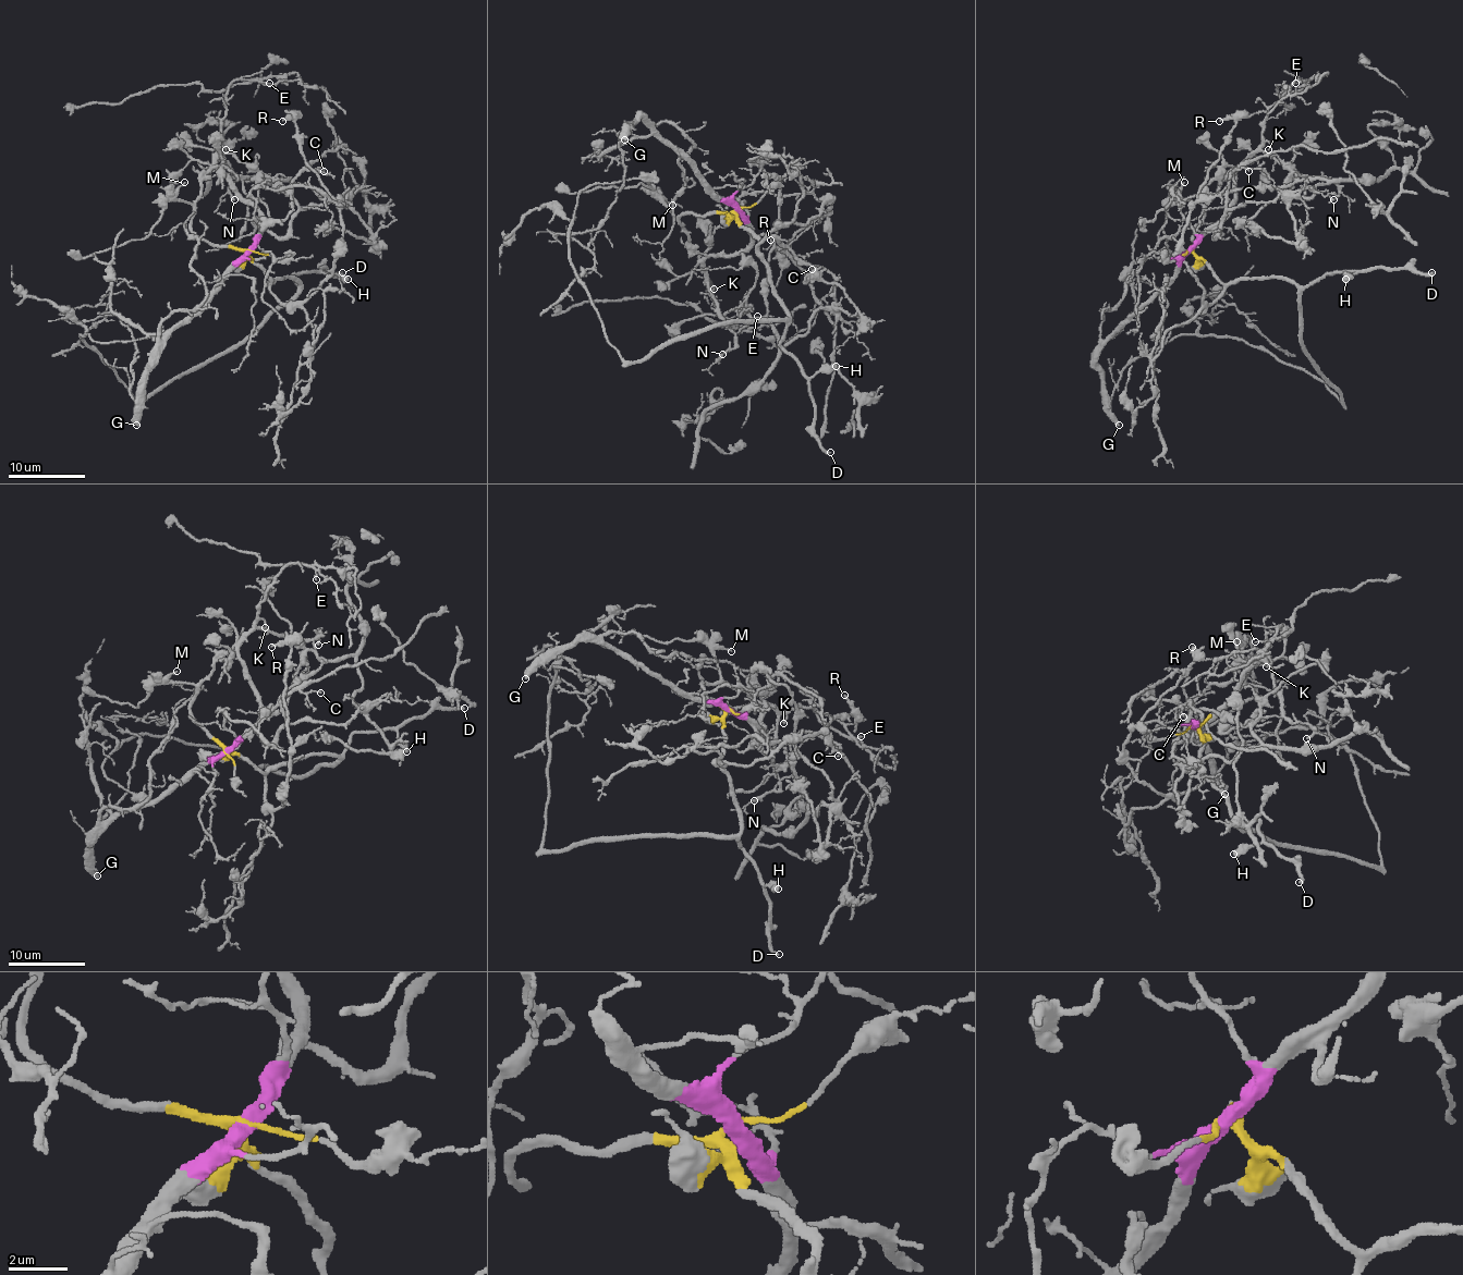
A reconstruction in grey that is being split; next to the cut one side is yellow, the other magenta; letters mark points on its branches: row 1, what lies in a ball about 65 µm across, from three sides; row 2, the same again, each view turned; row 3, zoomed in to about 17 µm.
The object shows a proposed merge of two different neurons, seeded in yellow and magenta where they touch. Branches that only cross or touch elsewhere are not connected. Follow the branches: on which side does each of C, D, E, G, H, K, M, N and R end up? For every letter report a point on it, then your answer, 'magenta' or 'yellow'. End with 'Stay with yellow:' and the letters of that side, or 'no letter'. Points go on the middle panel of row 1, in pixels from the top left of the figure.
C: (812, 269) | magenta
D: (830, 452) | yellow
E: (757, 316) | magenta
G: (624, 139) | magenta
H: (836, 366) | yellow
K: (714, 289) | magenta
M: (672, 205) | yellow
N: (722, 354) | magenta
R: (770, 240) | yellow
Stay with yellow: D, H, M, R

